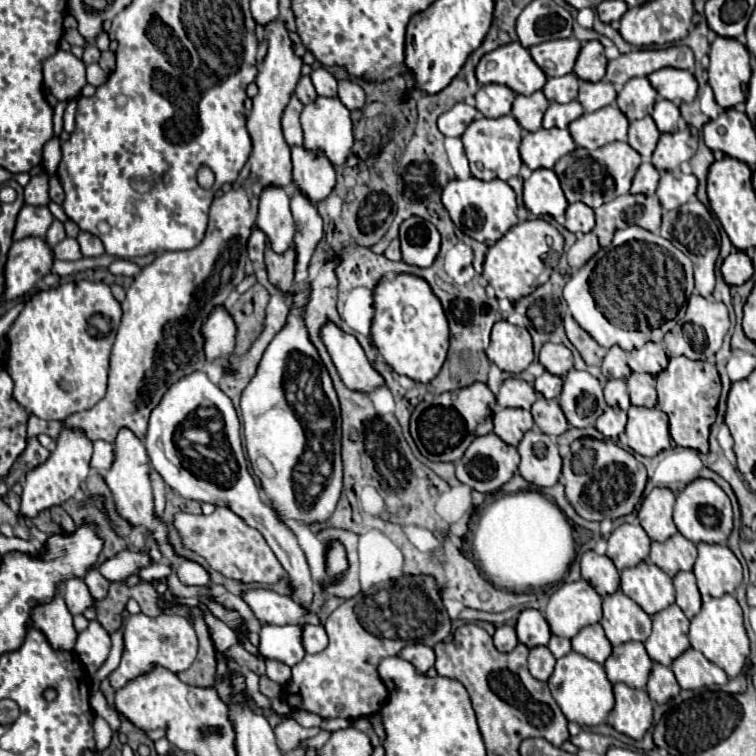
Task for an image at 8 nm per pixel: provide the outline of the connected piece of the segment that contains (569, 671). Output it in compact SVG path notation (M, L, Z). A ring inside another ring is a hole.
M570 651L570 655L564 655L556 661L554 675L548 679L548 687L566 719L578 723L580 727L594 727L604 723L608 713L614 709L612 683L608 681L604 667L580 653Z

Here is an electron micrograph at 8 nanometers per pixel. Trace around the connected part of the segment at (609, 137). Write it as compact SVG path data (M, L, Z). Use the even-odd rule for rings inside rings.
M608 105L594 113L580 115L568 125L568 131L578 147L598 149L614 141L626 141L628 119L616 105Z

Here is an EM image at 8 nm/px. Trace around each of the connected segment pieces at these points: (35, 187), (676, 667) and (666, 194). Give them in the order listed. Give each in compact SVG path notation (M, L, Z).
M34 175L30 179L30 183L24 187L24 203L40 207L40 205L48 205L48 175Z
M688 649L672 663L672 671L678 679L678 685L684 690L698 690L711 685L724 685L728 675L708 661L700 651Z
M666 171L660 177L656 195L660 199L660 205L666 211L670 211L686 203L696 193L696 187L698 187L698 179L694 175L684 175L680 171Z

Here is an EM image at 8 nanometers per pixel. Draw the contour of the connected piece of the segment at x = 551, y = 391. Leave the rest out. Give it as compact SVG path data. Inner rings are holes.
M544 371L544 373L536 379L534 389L536 389L538 393L542 393L546 399L556 399L556 397L560 395L560 391L562 391L562 379L560 379L558 375L552 375L552 373Z

